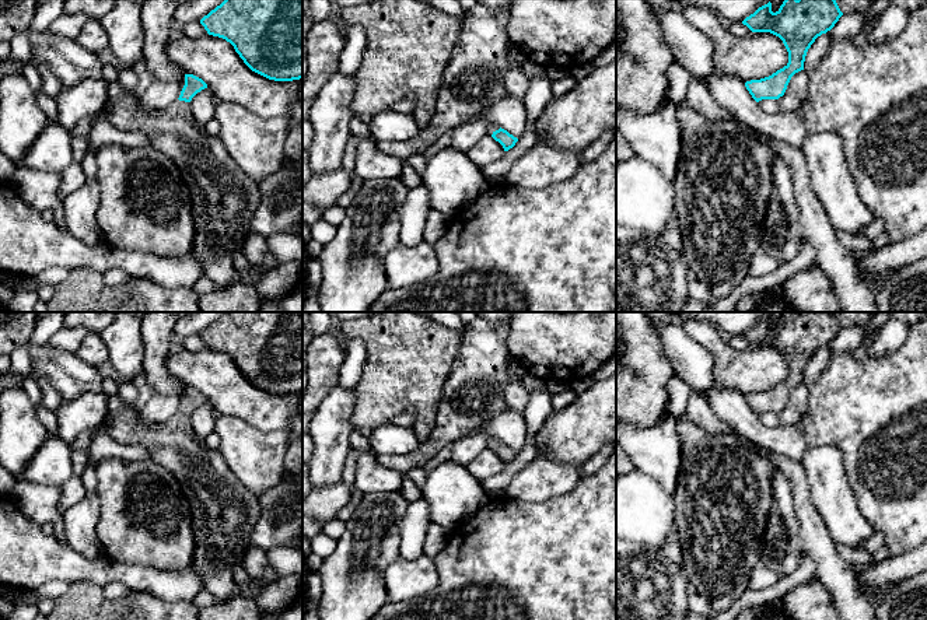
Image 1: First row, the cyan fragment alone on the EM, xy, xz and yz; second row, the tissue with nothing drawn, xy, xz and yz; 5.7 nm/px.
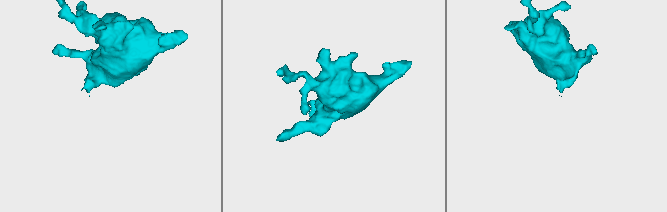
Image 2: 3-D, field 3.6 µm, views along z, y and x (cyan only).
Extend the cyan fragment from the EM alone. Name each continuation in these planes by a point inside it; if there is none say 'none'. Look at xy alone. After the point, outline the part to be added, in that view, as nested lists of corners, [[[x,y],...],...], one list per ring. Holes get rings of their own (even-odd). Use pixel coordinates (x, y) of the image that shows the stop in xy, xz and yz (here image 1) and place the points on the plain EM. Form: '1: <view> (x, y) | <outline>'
1: xy (224, 512) | [[[109,395],[105,420],[95,430],[81,432],[71,448],[74,473],[60,487],[62,515],[85,495],[81,476],[88,462],[90,441],[97,432],[106,434],[118,442],[143,446],[148,451],[151,462],[174,474],[190,508],[196,540],[190,567],[202,579],[202,591],[210,592],[216,602],[232,598],[237,586],[234,570],[242,565],[242,558],[252,546],[251,535],[260,516],[260,505],[258,497],[235,477],[220,449],[210,449],[204,439],[196,435],[190,416],[176,413],[162,424],[147,425],[140,421],[140,413],[134,413],[132,404],[125,403],[118,395]]]

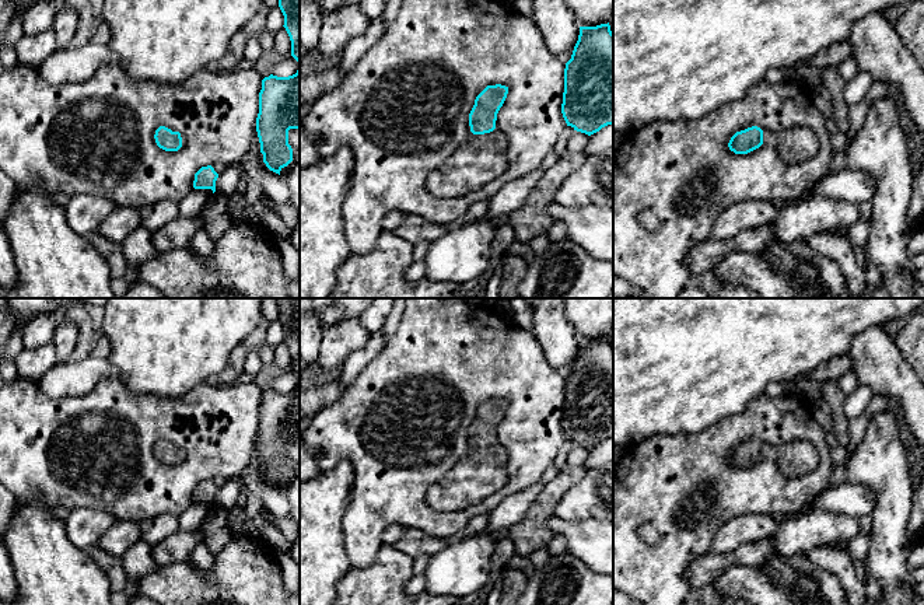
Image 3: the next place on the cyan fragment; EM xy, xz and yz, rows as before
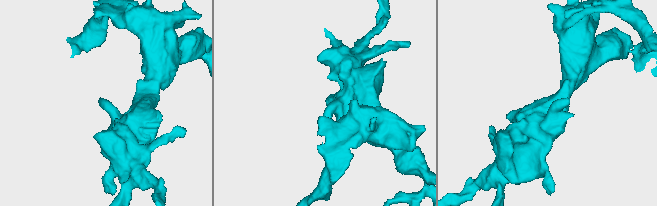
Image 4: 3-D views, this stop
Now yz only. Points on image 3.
1: yz (797, 458) | [[[795,440],[781,445],[763,444],[763,457],[776,462],[787,478],[801,478],[819,466],[818,450],[805,440]]]

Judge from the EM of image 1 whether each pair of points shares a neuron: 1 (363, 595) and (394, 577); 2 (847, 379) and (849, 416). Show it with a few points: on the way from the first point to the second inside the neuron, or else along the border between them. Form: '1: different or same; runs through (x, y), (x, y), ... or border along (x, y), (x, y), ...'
1: different; border along (399, 557), (384, 574), (387, 601)
2: same; runs through (849, 388), (849, 407)

